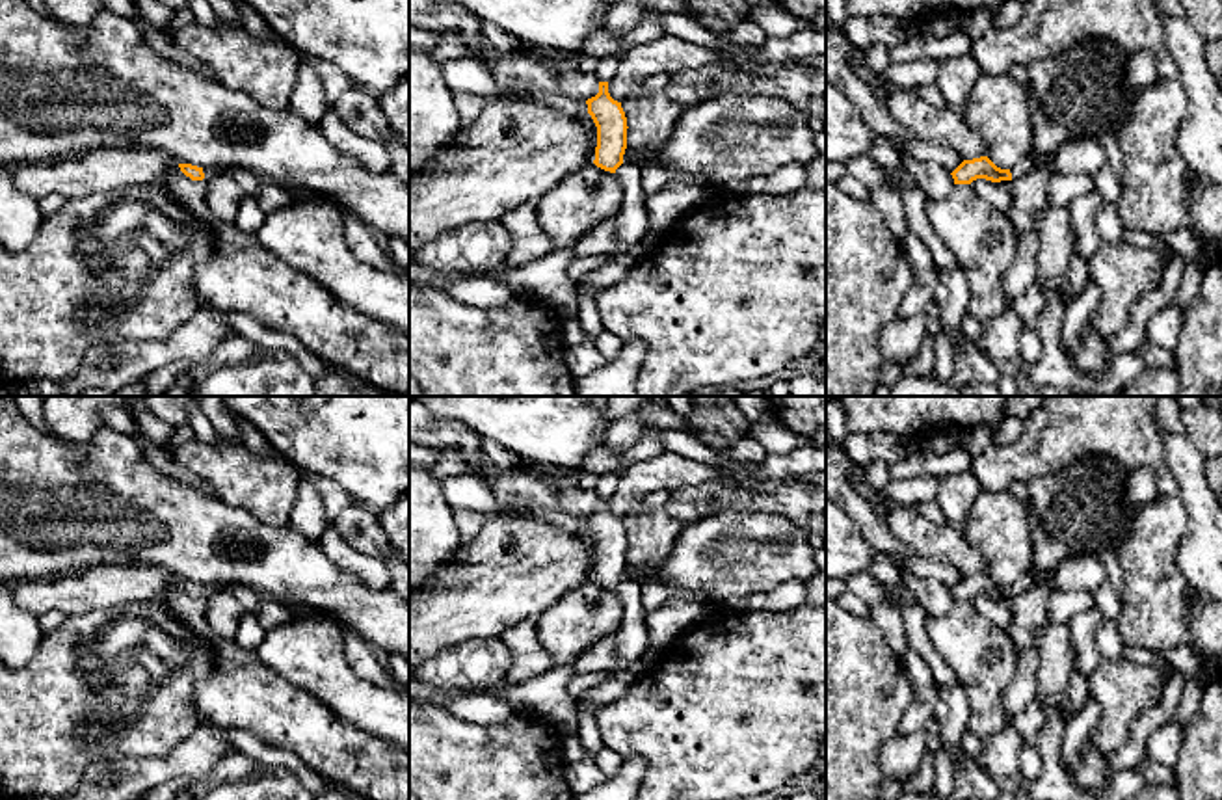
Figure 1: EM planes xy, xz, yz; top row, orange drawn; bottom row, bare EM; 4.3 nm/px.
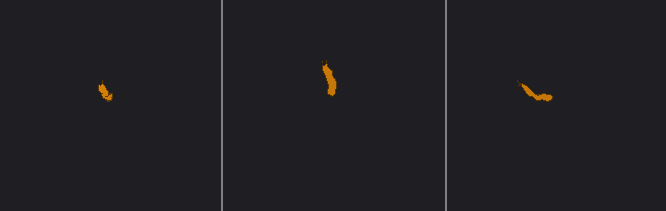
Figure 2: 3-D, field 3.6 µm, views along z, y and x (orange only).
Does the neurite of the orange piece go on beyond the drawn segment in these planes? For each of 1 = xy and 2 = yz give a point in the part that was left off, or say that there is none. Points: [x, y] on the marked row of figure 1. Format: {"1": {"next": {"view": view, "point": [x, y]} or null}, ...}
{"1": {"next": {"view": "xy", "point": [211, 173]}}, "2": {"next": {"view": "yz", "point": [1027, 164]}}}

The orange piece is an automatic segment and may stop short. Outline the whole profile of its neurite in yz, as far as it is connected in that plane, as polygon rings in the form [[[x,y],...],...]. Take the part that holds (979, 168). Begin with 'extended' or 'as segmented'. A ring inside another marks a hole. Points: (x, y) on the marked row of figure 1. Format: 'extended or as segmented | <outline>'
extended | [[[1032,153],[1021,158],[1012,169],[1001,169],[988,156],[980,156],[973,160],[963,160],[950,175],[954,179],[954,184],[971,184],[976,179],[1001,182],[1021,179],[1038,166],[1040,162]]]

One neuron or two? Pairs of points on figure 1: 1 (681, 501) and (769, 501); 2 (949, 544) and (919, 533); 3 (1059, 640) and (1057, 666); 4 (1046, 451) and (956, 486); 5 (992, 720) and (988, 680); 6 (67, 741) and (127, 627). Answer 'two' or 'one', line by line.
1: one
2: one
3: one
4: two
5: one
6: one

